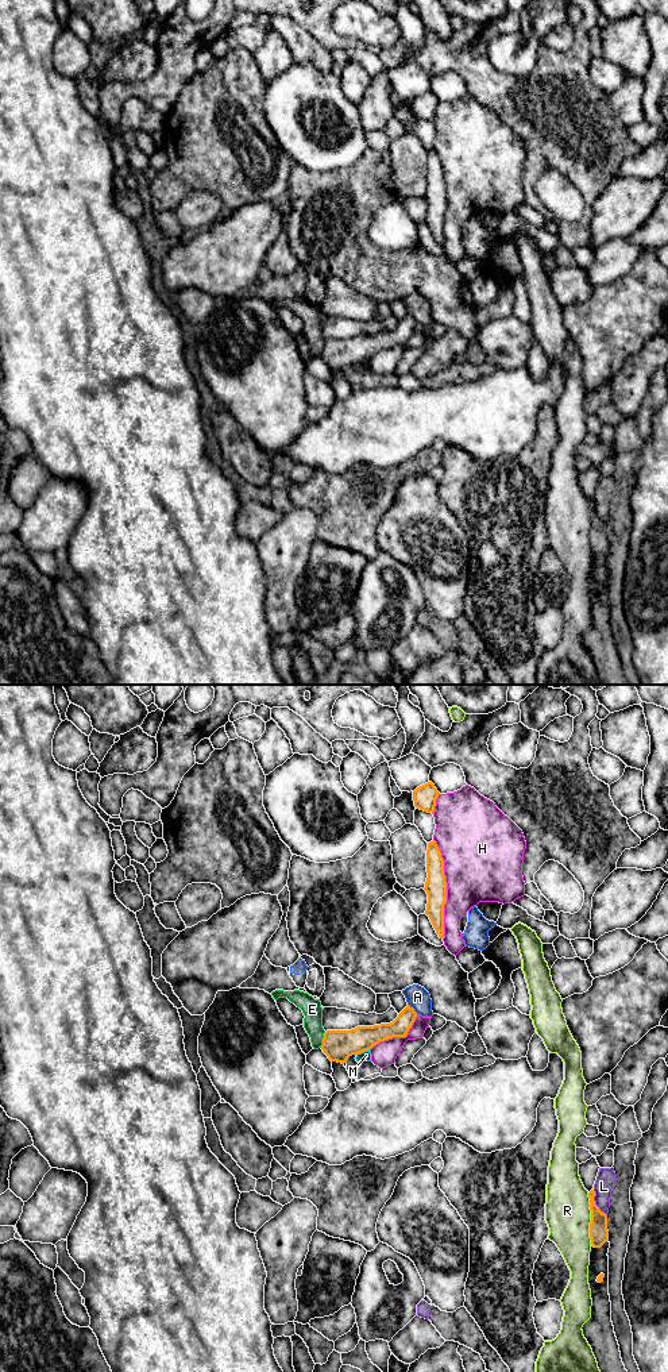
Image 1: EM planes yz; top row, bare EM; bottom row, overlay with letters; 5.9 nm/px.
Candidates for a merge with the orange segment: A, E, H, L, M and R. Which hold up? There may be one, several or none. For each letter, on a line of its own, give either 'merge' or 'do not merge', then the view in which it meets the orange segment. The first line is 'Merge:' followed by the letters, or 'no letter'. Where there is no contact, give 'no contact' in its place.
Merge: no letter
A: do not merge | yz
E: do not merge | yz
H: do not merge | yz
L: do not merge | yz
M: do not merge | yz
R: do not merge | yz

